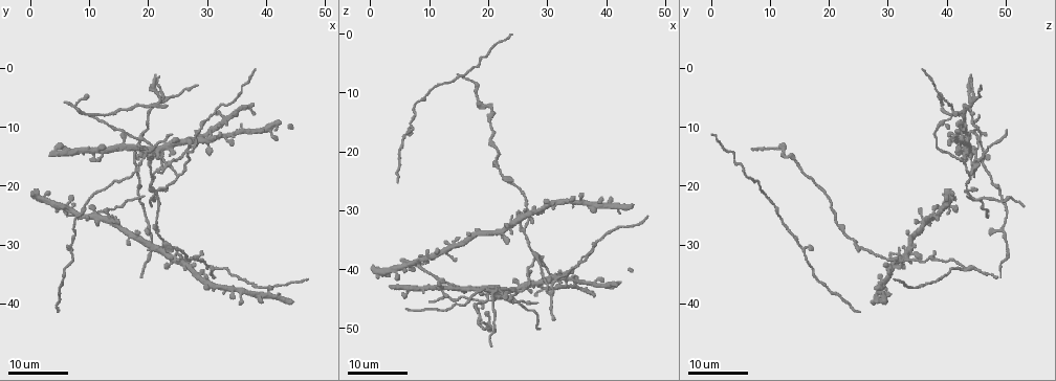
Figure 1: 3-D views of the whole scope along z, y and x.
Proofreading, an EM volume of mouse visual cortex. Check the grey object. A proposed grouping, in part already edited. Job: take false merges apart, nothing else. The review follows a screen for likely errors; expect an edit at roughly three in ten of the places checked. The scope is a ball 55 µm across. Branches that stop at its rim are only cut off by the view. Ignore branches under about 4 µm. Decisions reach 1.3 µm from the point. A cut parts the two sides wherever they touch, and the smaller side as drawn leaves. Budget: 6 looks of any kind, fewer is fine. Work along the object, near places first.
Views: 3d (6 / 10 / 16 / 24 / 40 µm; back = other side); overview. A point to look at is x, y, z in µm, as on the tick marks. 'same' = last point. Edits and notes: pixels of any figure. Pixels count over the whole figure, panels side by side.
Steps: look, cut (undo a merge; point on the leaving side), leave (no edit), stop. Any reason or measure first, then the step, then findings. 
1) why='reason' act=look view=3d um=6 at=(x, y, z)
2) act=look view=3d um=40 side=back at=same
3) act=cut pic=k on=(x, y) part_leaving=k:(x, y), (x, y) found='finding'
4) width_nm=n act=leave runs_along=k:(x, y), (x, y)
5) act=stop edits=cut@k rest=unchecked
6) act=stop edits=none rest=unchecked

why='sudden change in width' act=look view=3d um=24 at=(23.5, 31.0, 25.0)

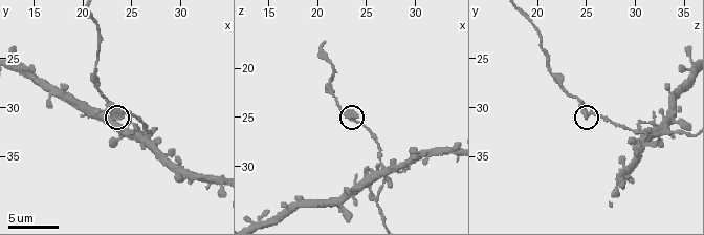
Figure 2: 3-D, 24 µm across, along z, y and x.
act=look view=3d um=6 at=(24.0, 30.6, 25.6)

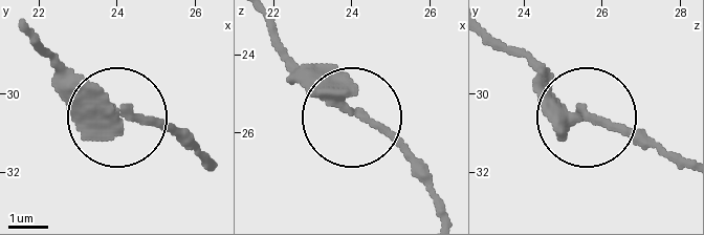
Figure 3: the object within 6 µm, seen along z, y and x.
act=look view=3d um=6 side=back at=(23.95, 30.60, 25.45)

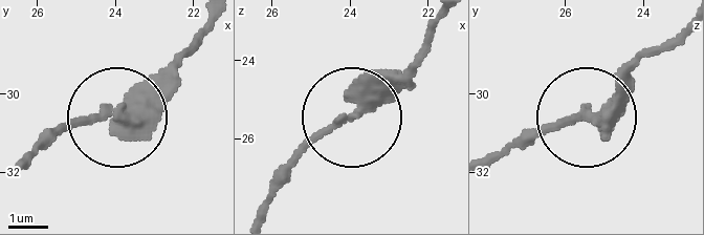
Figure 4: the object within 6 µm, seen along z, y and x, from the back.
act=cut pic=4 on=(170, 64) part_leaving=4:(131, 102), (184, 55), (204, 21) found='a second cell is stuck on'

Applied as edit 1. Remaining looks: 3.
why='four arms meet' act=look view=3d um=16 at=(29.0, 12.0, 42.0)

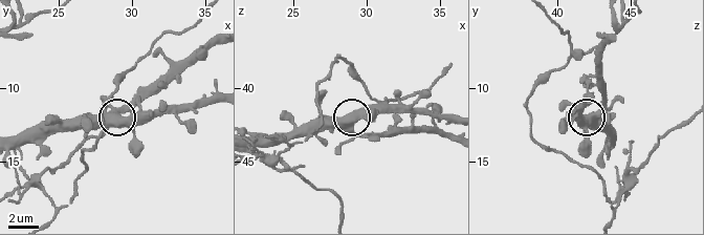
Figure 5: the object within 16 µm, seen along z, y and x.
act=look view=3d um=6 at=(29.0, 11.8, 42.4)

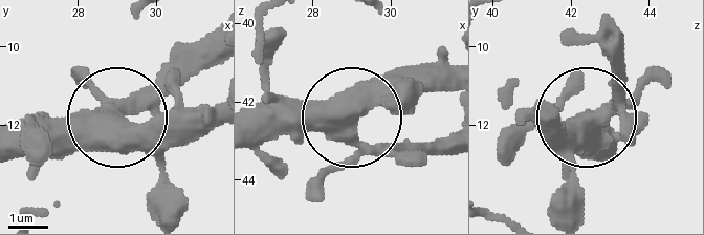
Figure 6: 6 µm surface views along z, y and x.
side_arm_um=12 arms=4 act=leave found='one cell here'

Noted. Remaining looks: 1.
act=stop edits=cut@4 rest=unchecked

